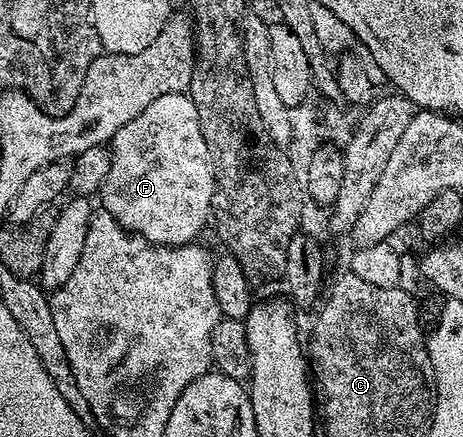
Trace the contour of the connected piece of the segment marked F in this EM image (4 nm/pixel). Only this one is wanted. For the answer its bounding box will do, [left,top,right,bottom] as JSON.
[98,93,216,247]

